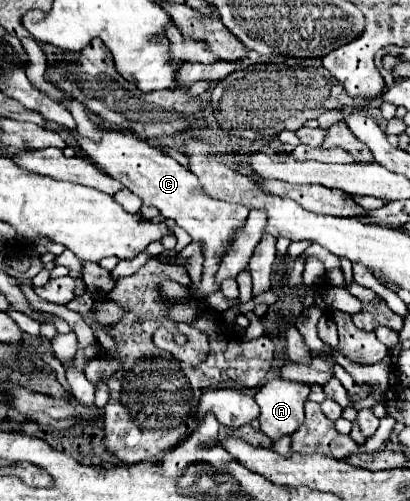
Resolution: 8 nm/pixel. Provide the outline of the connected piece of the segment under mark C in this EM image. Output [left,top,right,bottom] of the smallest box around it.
[71,123,249,297]

